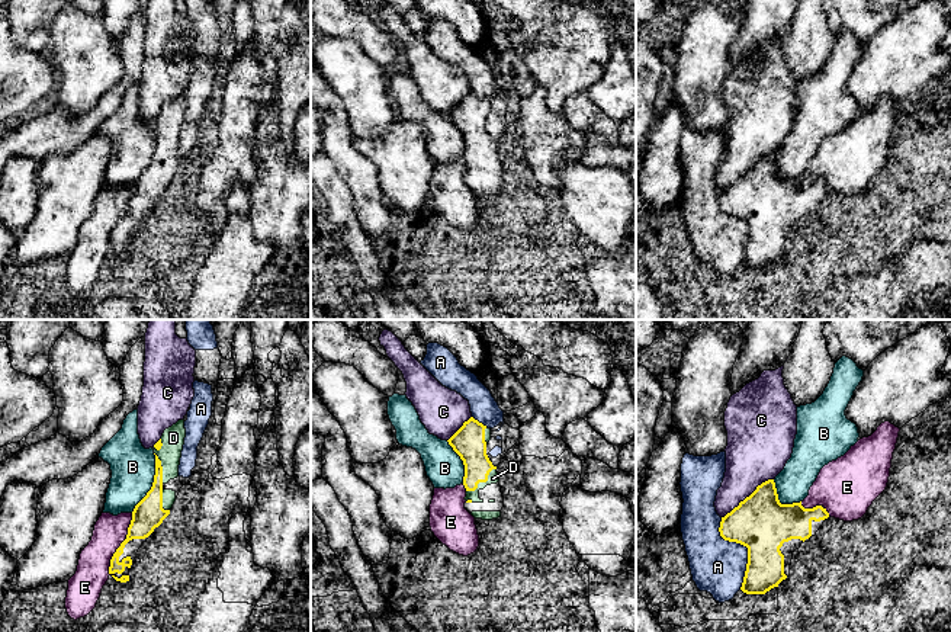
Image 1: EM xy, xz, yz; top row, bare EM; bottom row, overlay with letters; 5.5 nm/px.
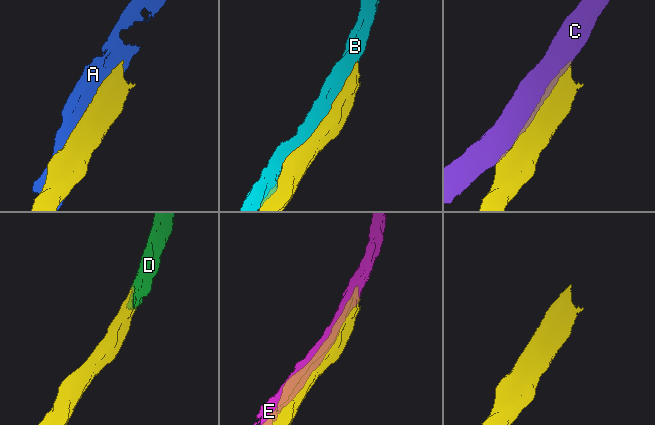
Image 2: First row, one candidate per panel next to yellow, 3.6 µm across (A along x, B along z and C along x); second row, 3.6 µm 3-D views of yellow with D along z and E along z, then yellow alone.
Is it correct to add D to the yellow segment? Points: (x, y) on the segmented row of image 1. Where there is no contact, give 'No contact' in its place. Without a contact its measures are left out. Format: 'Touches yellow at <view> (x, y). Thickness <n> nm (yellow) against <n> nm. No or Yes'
Touches yellow at xz (482, 481). Thickness 180 nm (yellow) against 60 nm. Yes

